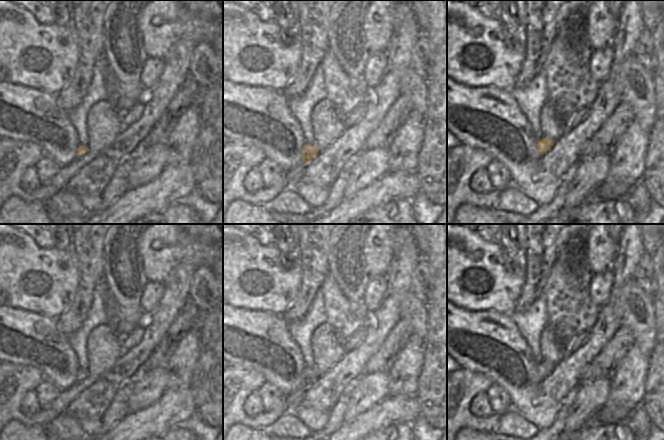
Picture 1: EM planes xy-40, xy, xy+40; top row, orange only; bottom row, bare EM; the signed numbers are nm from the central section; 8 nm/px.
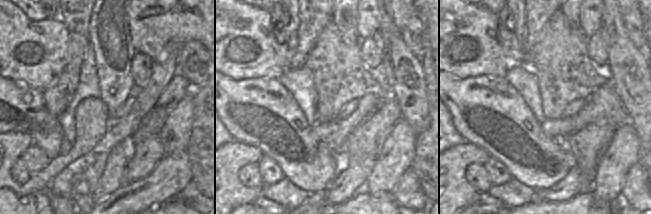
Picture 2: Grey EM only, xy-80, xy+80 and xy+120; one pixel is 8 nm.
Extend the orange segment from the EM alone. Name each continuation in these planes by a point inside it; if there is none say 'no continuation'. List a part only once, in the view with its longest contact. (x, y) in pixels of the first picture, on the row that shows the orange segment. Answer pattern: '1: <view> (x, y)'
no continuation

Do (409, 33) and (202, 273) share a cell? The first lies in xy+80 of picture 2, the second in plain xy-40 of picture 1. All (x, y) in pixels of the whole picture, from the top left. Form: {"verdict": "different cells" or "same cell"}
{"verdict": "same cell"}

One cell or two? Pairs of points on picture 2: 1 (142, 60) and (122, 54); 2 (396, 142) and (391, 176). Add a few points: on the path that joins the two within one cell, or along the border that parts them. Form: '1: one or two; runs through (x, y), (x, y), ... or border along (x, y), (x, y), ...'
1: two; border along (135, 53), (131, 62), (132, 80)
2: one; runs through (396, 150), (396, 157), (391, 163), (391, 168)

